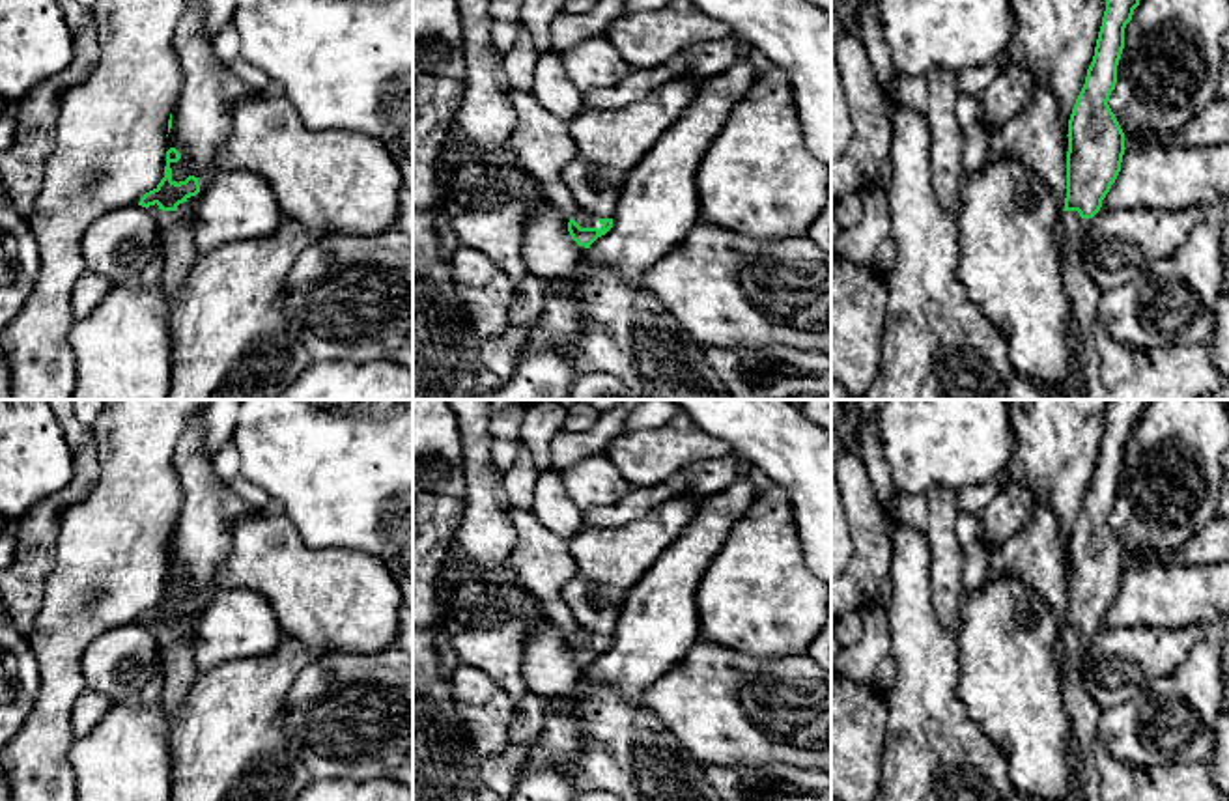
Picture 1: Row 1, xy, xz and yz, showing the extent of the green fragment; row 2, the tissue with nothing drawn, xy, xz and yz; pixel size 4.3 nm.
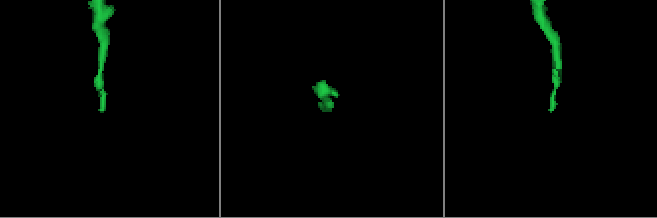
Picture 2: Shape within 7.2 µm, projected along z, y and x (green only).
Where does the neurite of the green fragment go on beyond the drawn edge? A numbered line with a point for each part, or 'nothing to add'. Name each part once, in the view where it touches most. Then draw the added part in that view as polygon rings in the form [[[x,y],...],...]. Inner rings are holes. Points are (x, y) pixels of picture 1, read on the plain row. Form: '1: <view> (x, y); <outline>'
1: xz (585, 639); [[[581,631],[577,635],[573,635],[573,639],[581,644],[581,646],[601,646],[600,642],[600,635],[588,633],[588,631]]]

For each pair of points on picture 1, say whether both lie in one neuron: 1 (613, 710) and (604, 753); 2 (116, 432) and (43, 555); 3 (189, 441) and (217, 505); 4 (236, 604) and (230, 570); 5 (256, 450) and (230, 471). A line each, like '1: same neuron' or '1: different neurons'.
1: same neuron
2: different neurons
3: same neuron
4: different neurons
5: different neurons

